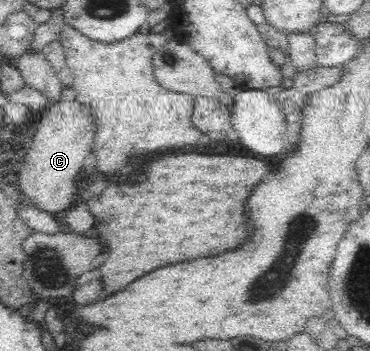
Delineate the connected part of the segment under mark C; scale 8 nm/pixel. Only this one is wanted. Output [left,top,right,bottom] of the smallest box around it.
[17,99,97,217]

